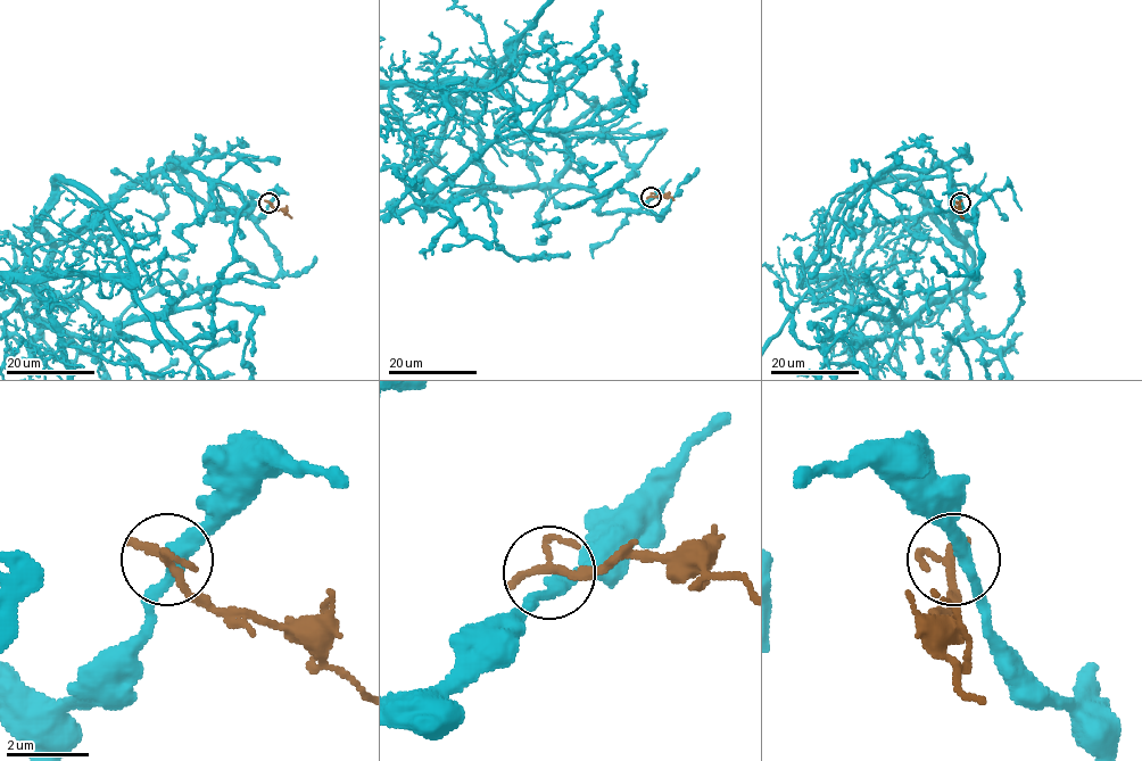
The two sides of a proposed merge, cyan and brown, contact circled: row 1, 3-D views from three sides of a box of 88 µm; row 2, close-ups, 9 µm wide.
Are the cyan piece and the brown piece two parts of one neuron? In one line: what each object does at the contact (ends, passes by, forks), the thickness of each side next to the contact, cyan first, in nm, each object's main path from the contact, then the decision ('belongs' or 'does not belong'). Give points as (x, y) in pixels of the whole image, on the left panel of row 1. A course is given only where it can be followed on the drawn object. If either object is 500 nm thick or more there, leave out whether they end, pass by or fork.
cyan passes by; brown passes by; calibres 320 and 200 nm; course cyan (269, 201), (216, 218), (157, 173), (57, 243), (52, 206), (9, 281), (132, 290); course brown (269, 203), (291, 218); does not belong

